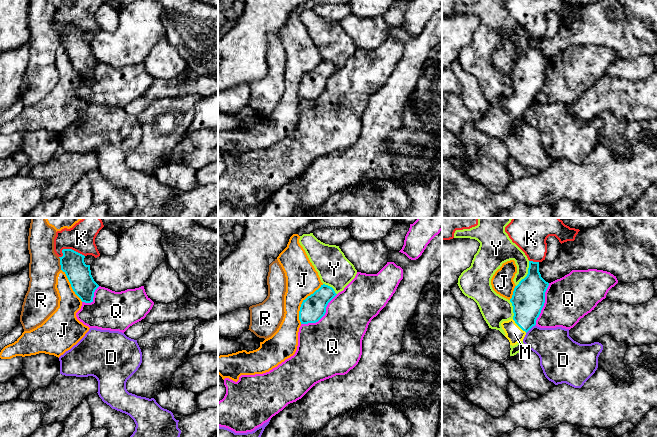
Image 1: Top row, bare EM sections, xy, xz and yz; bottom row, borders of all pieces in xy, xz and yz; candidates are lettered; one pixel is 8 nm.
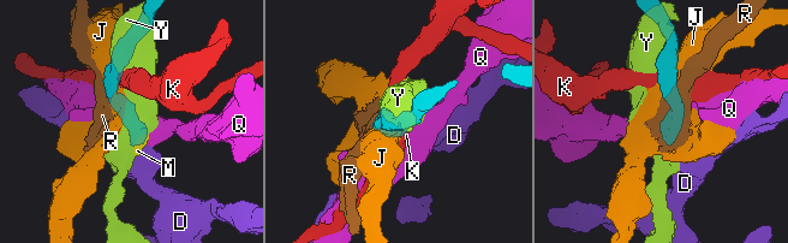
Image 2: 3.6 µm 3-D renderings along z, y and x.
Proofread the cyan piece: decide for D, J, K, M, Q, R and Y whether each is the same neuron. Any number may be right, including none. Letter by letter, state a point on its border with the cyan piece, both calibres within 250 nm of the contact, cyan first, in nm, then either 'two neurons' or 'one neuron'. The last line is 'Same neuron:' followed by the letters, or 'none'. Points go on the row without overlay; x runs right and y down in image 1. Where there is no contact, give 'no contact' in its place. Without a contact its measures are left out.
D: contact yz (530, 104); calibres 260 and 300 nm; two neurons
J: contact xz (302, 78); calibres 200 and 260 nm; two neurons
K: contact xy (69, 25); calibres 190 and 220 nm; two neurons
M: contact yz (519, 102); calibres 260 and 140 nm; one neuron
Q: contact xz (322, 92); calibres 200 and 460 nm; two neurons
R: contact xy (60, 39); calibres 190 and 240 nm; two neurons
Y: contact yz (527, 50); calibres 260 and 160 nm; two neurons
Same neuron: M

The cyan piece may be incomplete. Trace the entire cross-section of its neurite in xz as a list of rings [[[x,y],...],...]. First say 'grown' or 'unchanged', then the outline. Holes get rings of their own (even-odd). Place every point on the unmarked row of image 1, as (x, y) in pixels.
unchanged | [[[321,61],[318,66],[303,76],[299,87],[301,100],[318,98],[325,91],[328,79],[336,71],[332,63]]]

